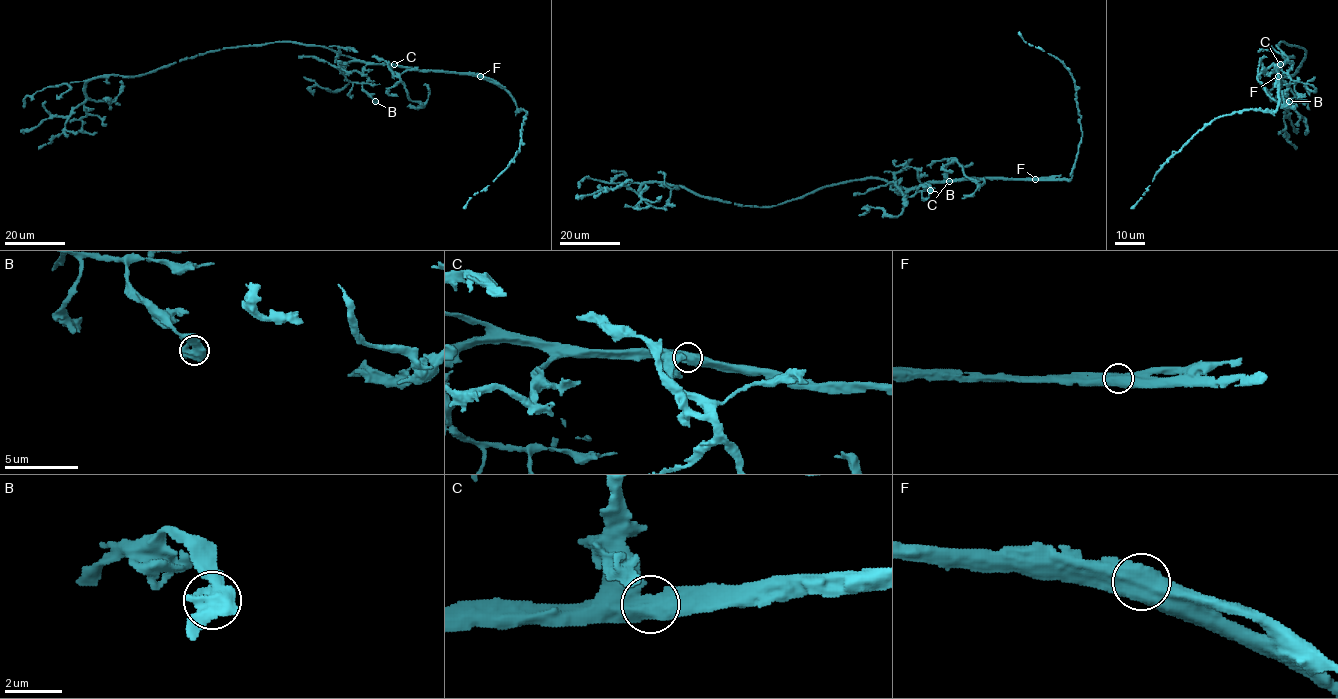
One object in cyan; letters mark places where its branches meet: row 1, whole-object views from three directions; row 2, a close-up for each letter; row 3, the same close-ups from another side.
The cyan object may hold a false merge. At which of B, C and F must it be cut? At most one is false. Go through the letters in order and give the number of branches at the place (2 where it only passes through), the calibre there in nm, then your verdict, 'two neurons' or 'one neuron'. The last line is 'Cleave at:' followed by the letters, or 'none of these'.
B: branches 2; calibre 600 nm; one neuron
C: branches 2; calibre 750 nm; one neuron
F: branches 2; calibre 750 nm; two neurons
Cleave at: F

